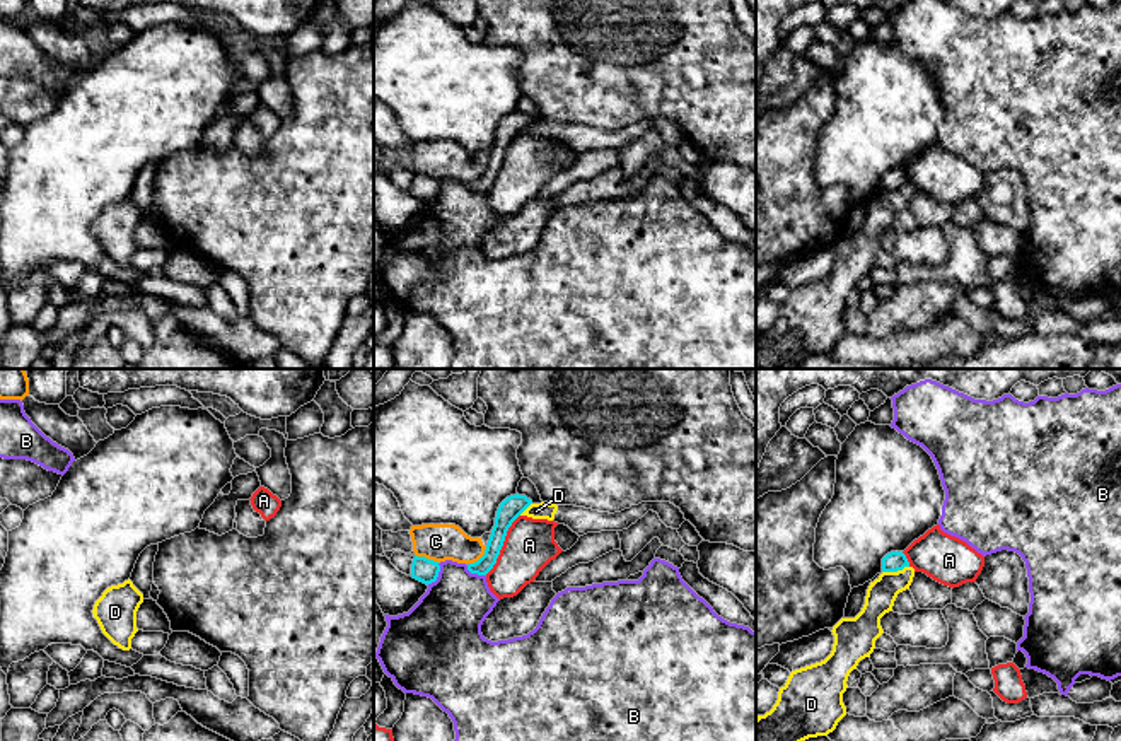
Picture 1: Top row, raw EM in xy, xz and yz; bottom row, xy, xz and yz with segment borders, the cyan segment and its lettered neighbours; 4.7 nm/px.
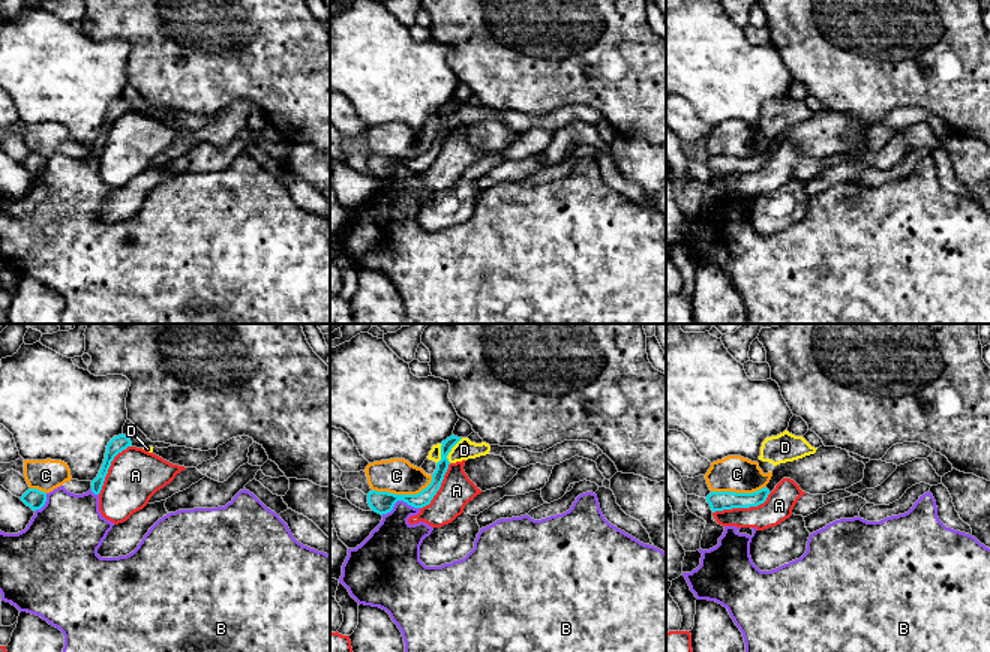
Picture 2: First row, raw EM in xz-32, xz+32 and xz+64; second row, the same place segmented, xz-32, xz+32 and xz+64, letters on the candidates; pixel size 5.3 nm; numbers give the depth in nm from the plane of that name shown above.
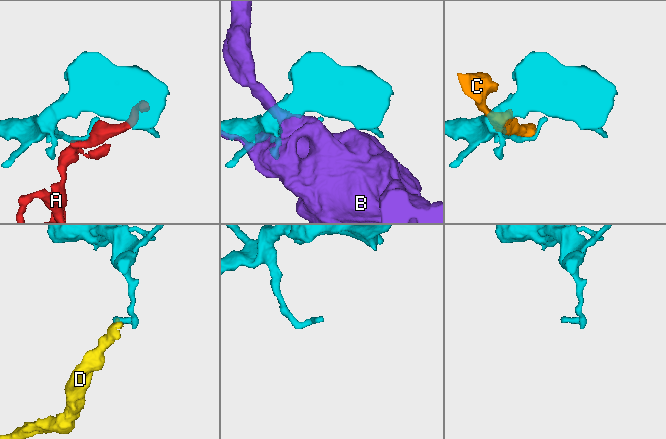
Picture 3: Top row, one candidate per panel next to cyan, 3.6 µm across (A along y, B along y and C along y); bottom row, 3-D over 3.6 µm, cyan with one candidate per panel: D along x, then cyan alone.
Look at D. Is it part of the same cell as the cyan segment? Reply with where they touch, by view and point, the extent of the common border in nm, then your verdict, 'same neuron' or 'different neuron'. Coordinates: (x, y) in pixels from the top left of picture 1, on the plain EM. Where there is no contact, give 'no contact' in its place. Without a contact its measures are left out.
yz (894, 188) | 130 nm | different neuron

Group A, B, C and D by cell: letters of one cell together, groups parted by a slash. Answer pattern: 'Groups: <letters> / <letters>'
Groups: A / B / C D

